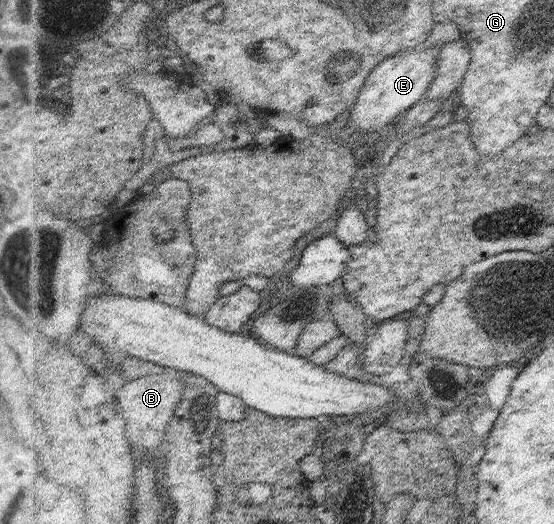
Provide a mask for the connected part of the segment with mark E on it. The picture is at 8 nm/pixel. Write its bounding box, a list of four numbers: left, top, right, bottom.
[352,46,443,132]

